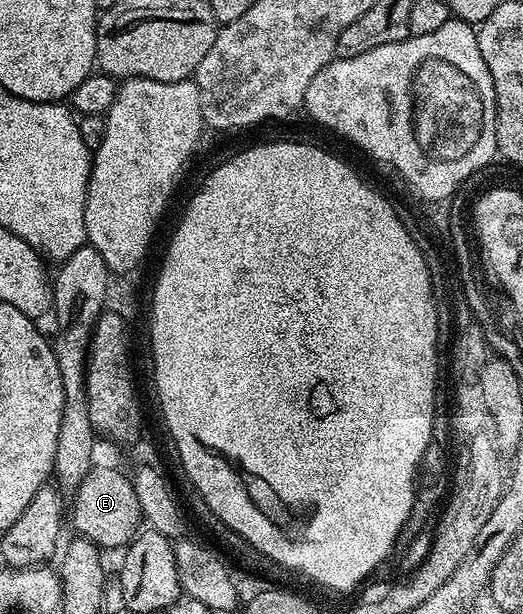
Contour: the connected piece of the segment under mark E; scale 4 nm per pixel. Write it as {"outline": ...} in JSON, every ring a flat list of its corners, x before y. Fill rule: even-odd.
{"outline":[[93,468,82,479,71,501,72,525,80,532,77,534,85,541,93,541,101,550,124,549,141,528,138,496,127,472,124,474,116,469]]}

